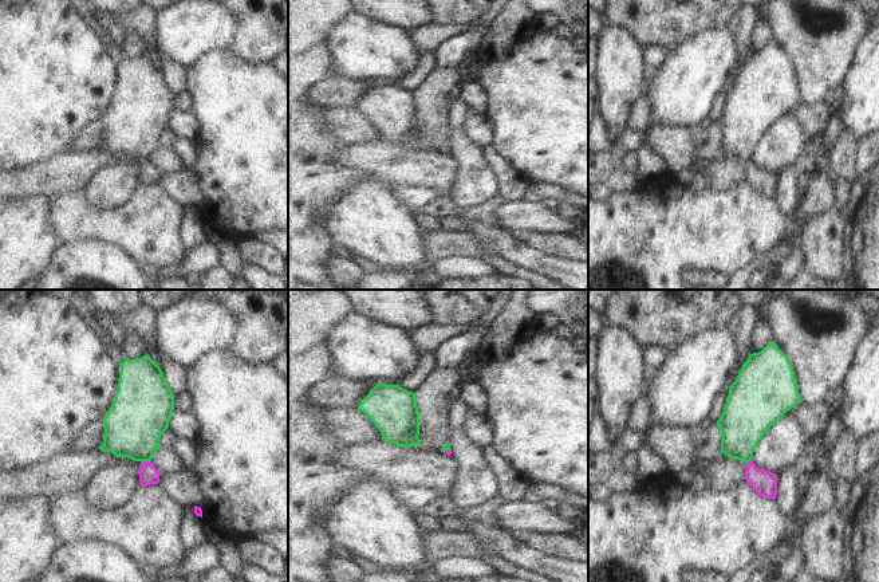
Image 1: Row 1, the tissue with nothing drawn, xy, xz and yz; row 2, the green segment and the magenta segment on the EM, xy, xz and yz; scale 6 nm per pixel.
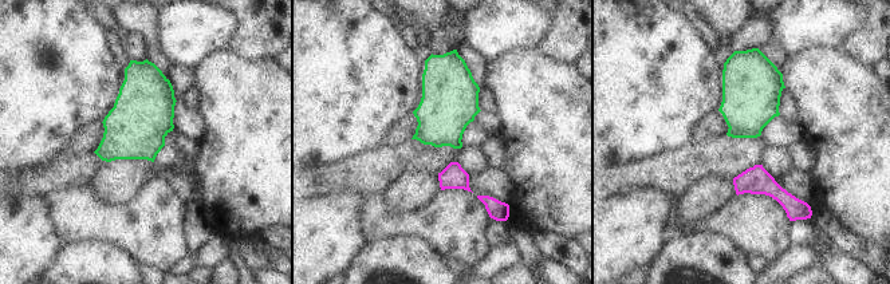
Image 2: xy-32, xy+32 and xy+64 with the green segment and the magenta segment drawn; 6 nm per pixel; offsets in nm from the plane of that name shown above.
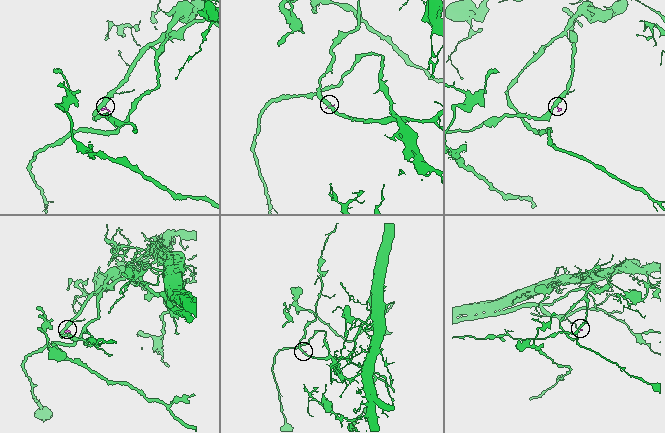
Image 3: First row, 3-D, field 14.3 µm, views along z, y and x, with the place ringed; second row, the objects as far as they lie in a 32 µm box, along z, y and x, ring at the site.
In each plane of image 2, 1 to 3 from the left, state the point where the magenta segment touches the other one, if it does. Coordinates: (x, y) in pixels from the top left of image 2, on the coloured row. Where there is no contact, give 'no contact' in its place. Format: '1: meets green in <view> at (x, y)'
1: no contact
2: no contact
3: no contact

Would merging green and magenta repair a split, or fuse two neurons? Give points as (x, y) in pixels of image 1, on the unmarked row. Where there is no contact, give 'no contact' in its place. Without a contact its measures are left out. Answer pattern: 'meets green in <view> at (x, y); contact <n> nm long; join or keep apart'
meets green in xy at (145, 160); contact 70 nm long; join

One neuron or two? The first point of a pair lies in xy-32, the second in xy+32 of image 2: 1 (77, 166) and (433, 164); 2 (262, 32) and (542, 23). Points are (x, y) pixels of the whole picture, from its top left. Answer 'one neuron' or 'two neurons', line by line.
1: one neuron
2: two neurons

